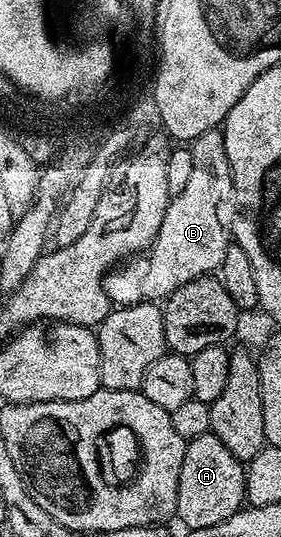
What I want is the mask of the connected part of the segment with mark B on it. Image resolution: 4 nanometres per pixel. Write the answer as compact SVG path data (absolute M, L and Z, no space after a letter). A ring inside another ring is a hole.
M220 129L203 132L191 143L193 151L193 167L191 177L187 179L187 188L169 199L167 216L163 216L163 224L159 224L159 232L153 245L149 247L147 256L133 256L124 264L118 265L105 276L105 291L114 307L134 306L146 300L164 300L174 294L180 286L205 274L220 271L223 252L231 244L231 234L227 222L221 219L221 205L233 197L233 173L227 160L225 135Z

